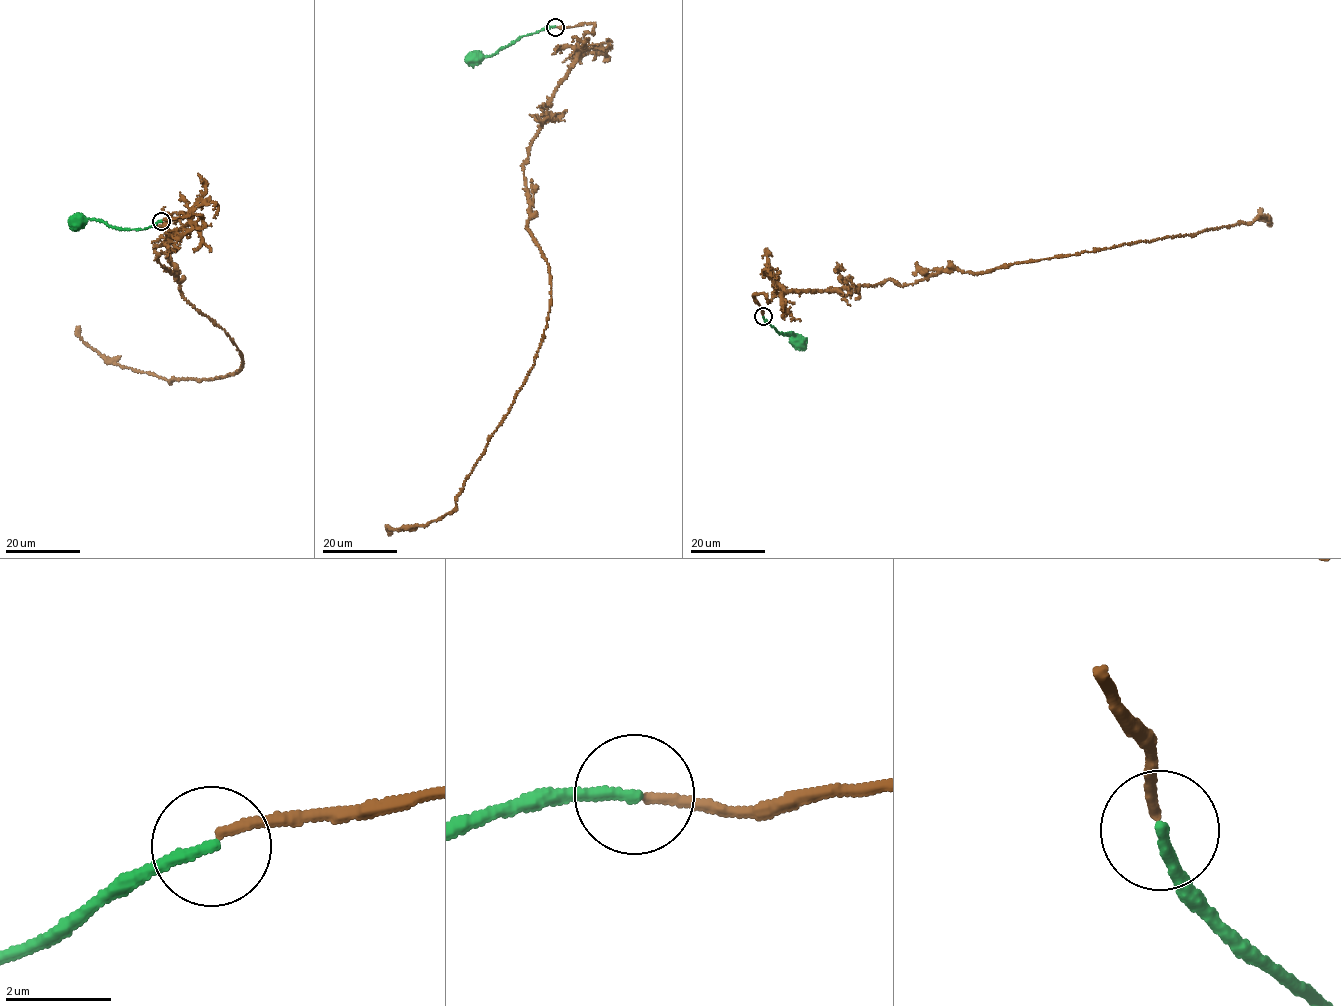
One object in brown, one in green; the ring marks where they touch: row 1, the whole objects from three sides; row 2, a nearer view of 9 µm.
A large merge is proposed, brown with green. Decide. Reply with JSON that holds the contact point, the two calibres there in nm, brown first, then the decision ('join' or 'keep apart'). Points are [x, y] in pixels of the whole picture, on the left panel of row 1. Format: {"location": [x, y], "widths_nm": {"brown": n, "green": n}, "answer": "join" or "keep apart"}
{"location": [161, 221], "widths_nm": {"brown": 170, "green": 220}, "answer": "keep apart"}

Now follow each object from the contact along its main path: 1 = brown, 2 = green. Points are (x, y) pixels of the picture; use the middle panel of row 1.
1: (556, 27), (595, 24), (522, 164), (526, 228), (550, 283), (535, 363), (455, 508), (389, 535)
2: (555, 27), (520, 37), (491, 55), (475, 59)

